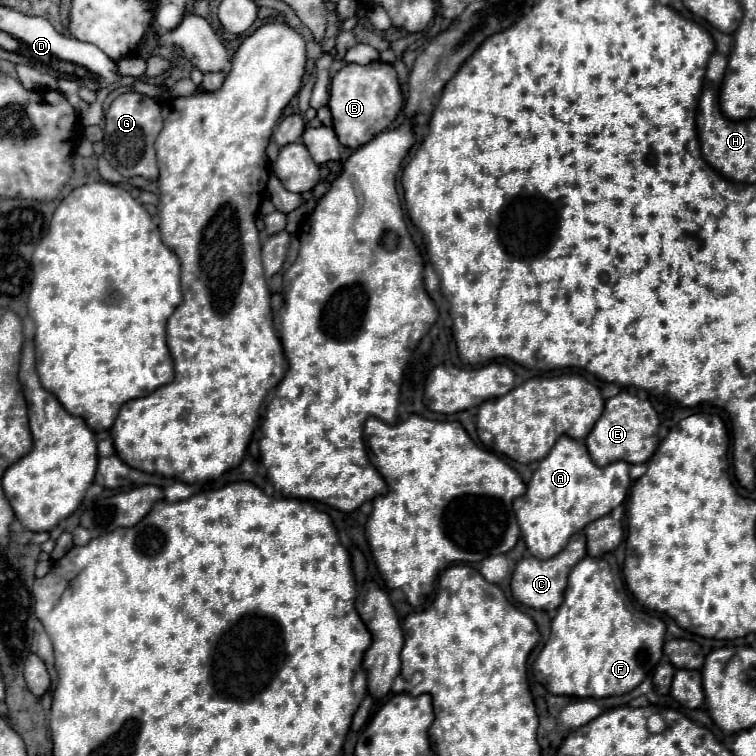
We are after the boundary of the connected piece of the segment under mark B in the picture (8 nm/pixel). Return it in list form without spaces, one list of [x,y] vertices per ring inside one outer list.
[[[372,61],[368,65],[348,63],[344,65],[330,83],[328,107],[334,117],[334,131],[344,147],[360,149],[372,137],[382,133],[402,109],[402,89],[398,83],[396,69],[384,61]]]

